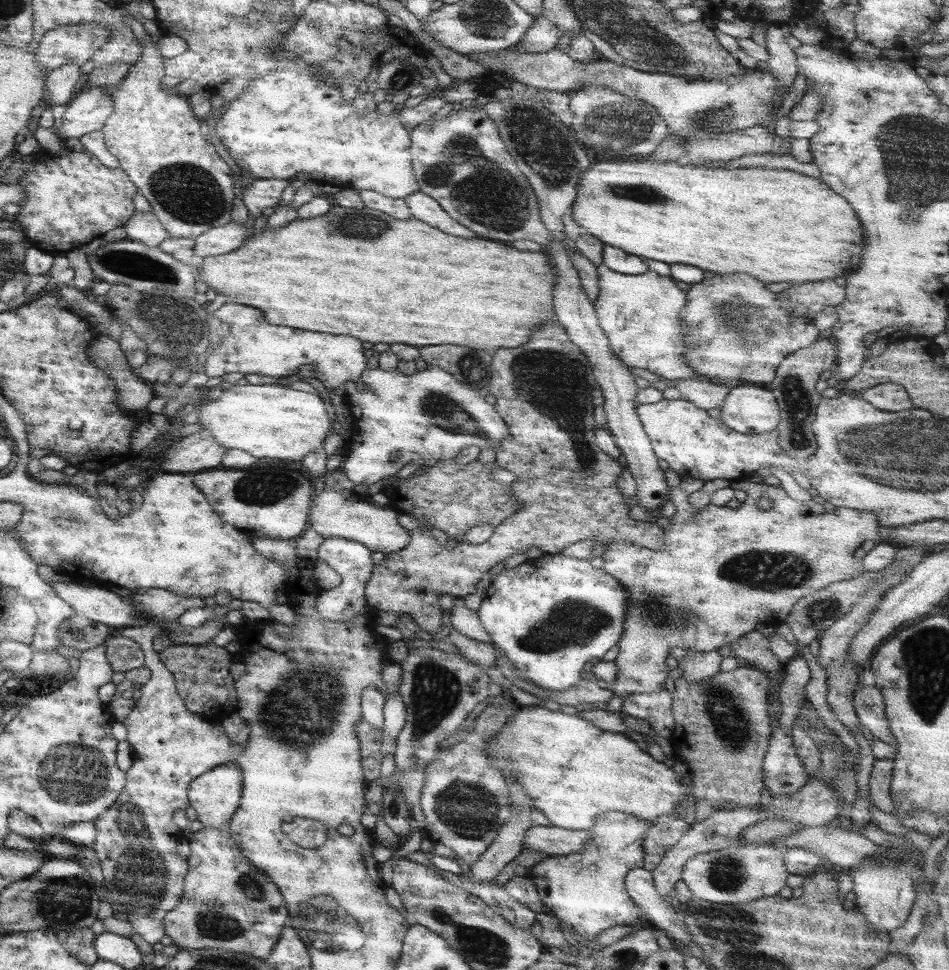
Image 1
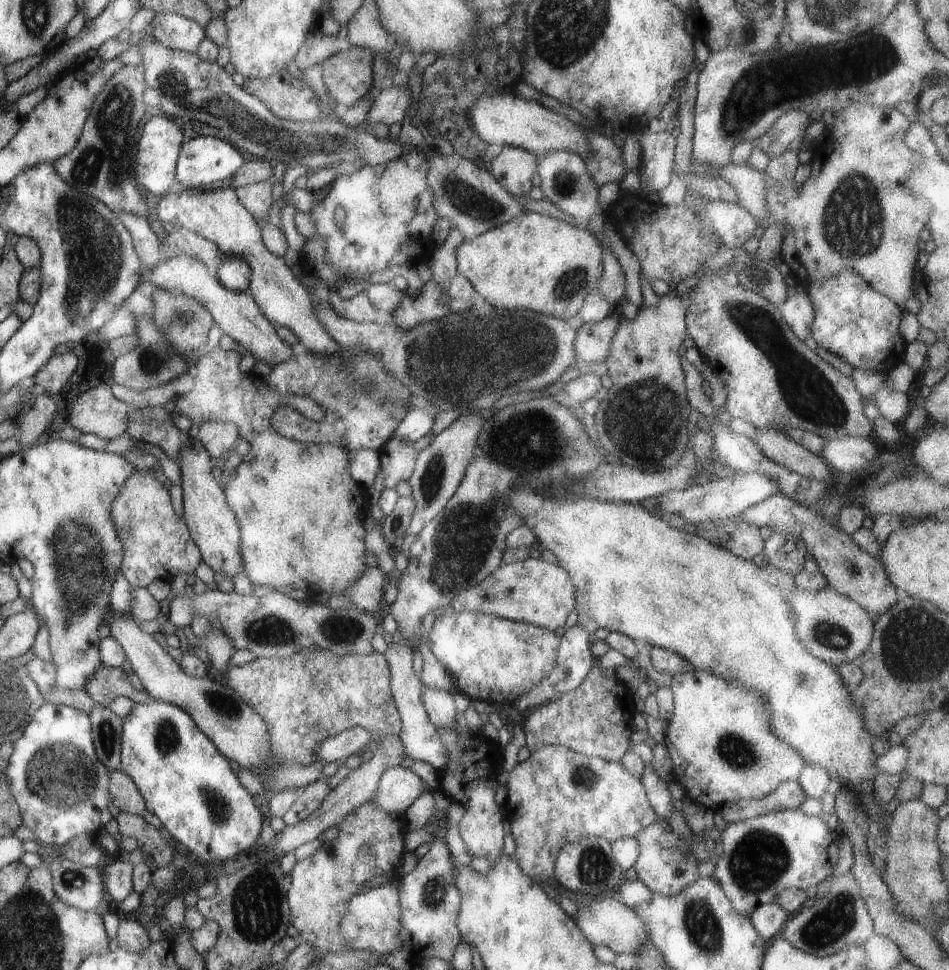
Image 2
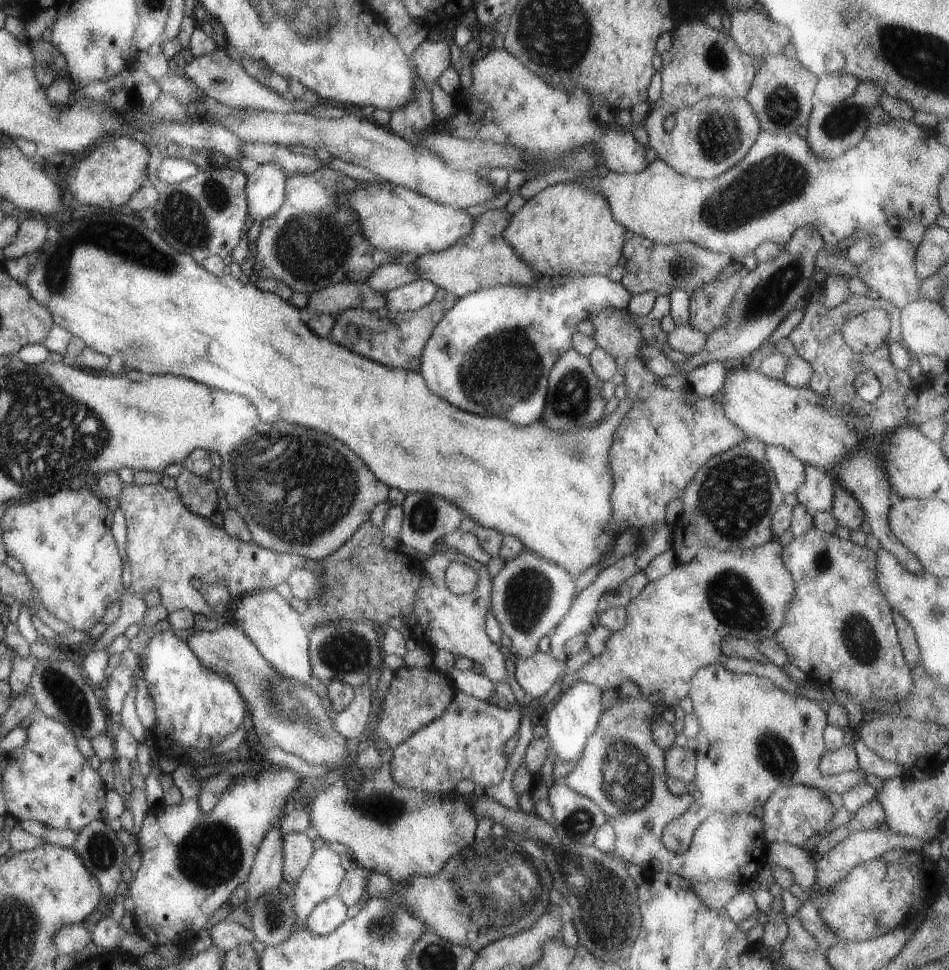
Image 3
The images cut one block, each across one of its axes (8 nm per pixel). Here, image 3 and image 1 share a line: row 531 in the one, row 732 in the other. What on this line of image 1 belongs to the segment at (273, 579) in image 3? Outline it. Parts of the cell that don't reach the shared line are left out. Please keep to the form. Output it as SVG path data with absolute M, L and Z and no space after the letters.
M144 622L112 631L113 636L126 636L140 645L144 655L143 666L150 670L151 677L141 686L142 695L123 722L127 728L126 740L134 752L132 765L125 772L127 779L124 790L110 809L93 820L96 826L94 850L104 874L104 885L102 884L99 896L112 907L114 918L130 922L136 935L150 945L166 941L163 918L179 903L183 893L184 876L189 869L188 861L176 852L182 835L176 826L174 811L190 807L188 789L192 779L214 767L235 762L238 755L242 755L244 751L244 745L231 744L220 721L208 722L186 708L184 700L177 692L173 674L162 664L158 653L152 648L152 640L166 630L163 625Z

